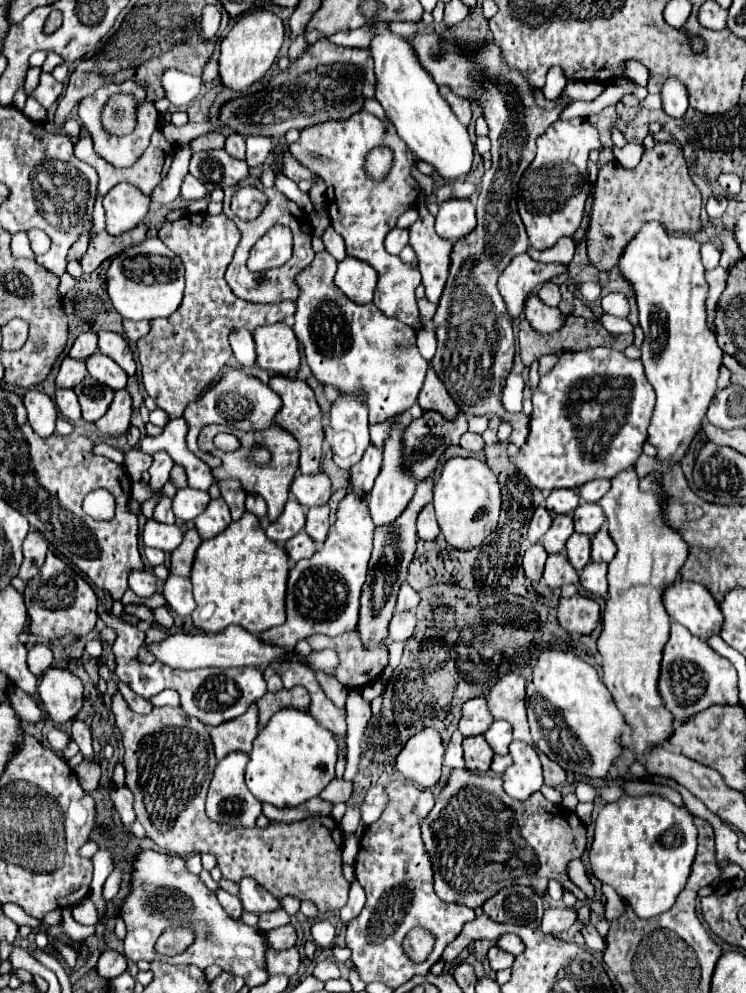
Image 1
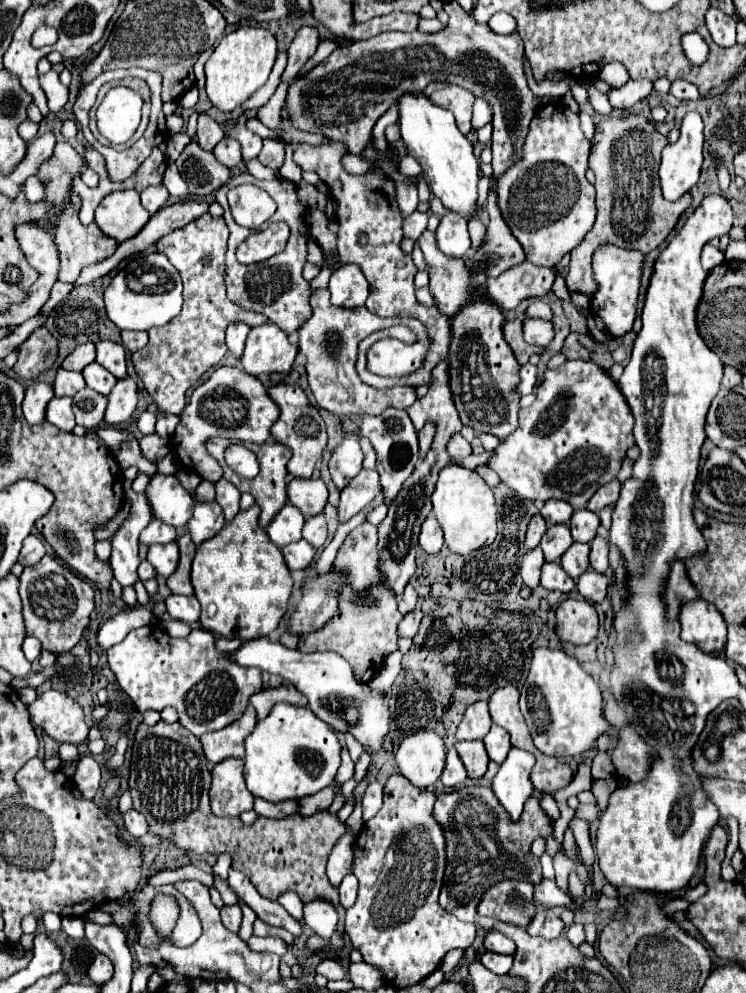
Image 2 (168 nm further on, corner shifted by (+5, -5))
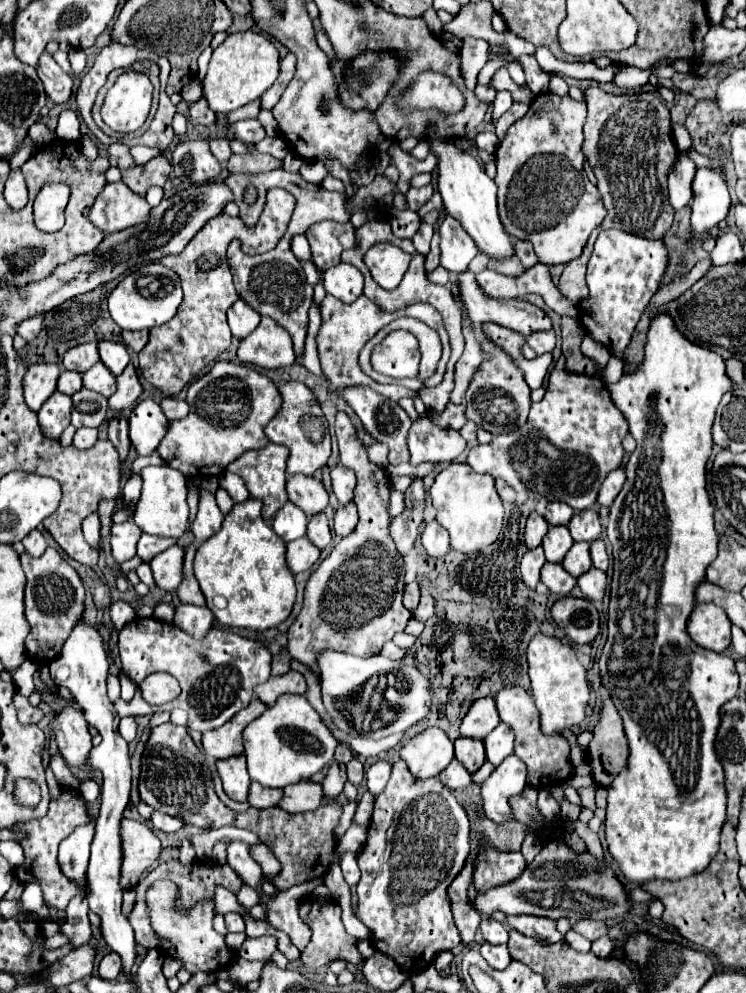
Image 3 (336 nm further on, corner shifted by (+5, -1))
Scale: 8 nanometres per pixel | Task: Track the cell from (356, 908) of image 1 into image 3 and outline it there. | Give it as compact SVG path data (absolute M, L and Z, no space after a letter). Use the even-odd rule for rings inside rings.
M343 854L341 856L341 870L345 882L353 888L359 882L359 866L357 866L357 854Z

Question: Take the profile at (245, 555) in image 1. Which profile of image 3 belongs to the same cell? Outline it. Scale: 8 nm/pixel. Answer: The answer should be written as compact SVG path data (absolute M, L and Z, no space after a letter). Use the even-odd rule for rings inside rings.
M249 498L225 516L221 530L197 548L195 578L215 620L231 630L269 630L291 614L295 580L285 562L285 542L261 518L261 500Z

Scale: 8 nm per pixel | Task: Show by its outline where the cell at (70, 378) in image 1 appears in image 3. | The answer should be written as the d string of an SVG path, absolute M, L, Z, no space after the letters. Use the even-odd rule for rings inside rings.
M63 370L61 376L59 376L59 382L57 382L57 390L63 392L63 394L75 394L83 388L83 380L81 380L81 374L79 372L71 372L71 370Z

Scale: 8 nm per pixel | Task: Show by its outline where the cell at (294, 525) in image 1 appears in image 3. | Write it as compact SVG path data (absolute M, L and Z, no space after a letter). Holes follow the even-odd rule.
M287 502L273 518L273 530L283 542L297 540L307 532L307 516L295 504Z

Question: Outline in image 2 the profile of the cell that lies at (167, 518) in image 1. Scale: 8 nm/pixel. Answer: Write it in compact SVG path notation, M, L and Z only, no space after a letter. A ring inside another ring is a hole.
M151 520L147 524L147 528L141 532L139 536L139 542L145 544L145 546L153 546L153 544L169 544L169 542L175 542L175 528L173 526L167 526L167 524L161 524L159 520Z

